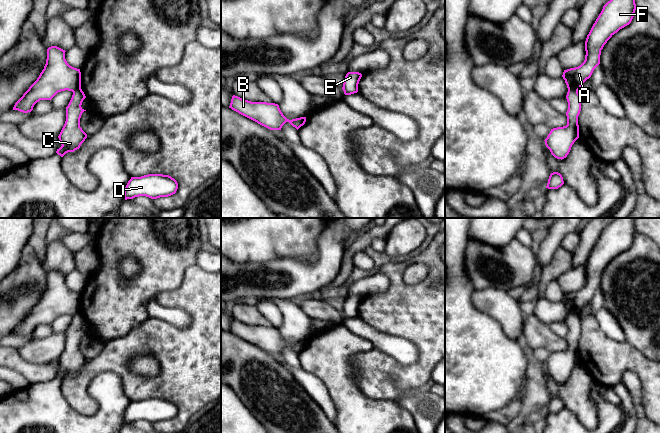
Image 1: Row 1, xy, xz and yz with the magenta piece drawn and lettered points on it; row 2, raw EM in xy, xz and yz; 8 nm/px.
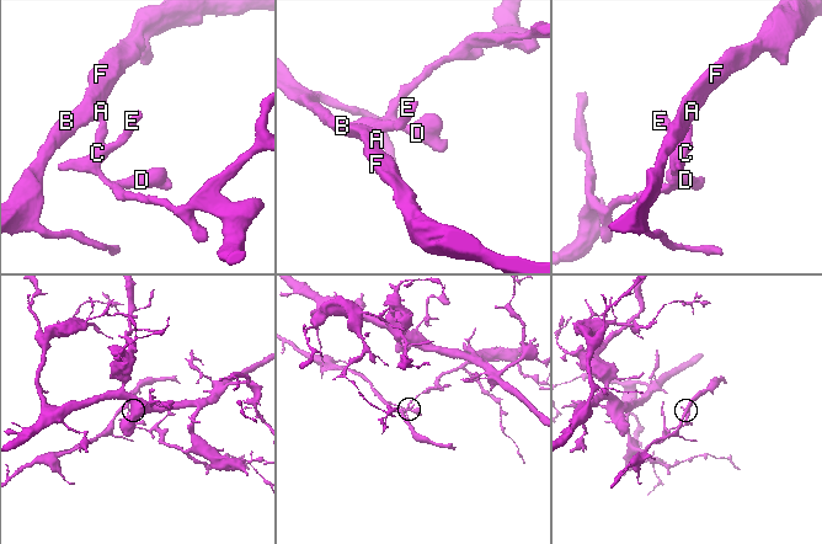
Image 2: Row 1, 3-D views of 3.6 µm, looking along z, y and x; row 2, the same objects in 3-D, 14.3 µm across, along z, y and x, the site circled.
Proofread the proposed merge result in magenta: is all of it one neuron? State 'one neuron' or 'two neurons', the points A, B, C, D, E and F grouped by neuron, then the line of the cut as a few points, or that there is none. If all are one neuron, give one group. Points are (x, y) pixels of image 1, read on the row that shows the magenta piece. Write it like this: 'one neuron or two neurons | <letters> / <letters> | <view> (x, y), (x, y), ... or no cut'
two neurons | A B F / C D E | yz (568, 89), (577, 91)

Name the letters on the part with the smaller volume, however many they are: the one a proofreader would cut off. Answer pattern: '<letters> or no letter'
A, B, F

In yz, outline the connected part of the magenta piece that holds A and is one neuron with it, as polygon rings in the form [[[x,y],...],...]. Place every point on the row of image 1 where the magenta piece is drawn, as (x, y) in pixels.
[[[610,0],[593,24],[585,41],[585,60],[575,68],[564,70],[563,79],[568,90],[578,91],[600,64],[601,50],[620,29],[629,25],[637,9],[635,0]]]

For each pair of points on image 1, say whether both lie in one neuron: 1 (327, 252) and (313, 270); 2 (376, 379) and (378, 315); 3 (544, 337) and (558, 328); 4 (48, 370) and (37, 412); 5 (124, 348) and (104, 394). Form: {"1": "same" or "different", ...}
{"1": "same", "2": "same", "3": "different", "4": "different", "5": "different"}

